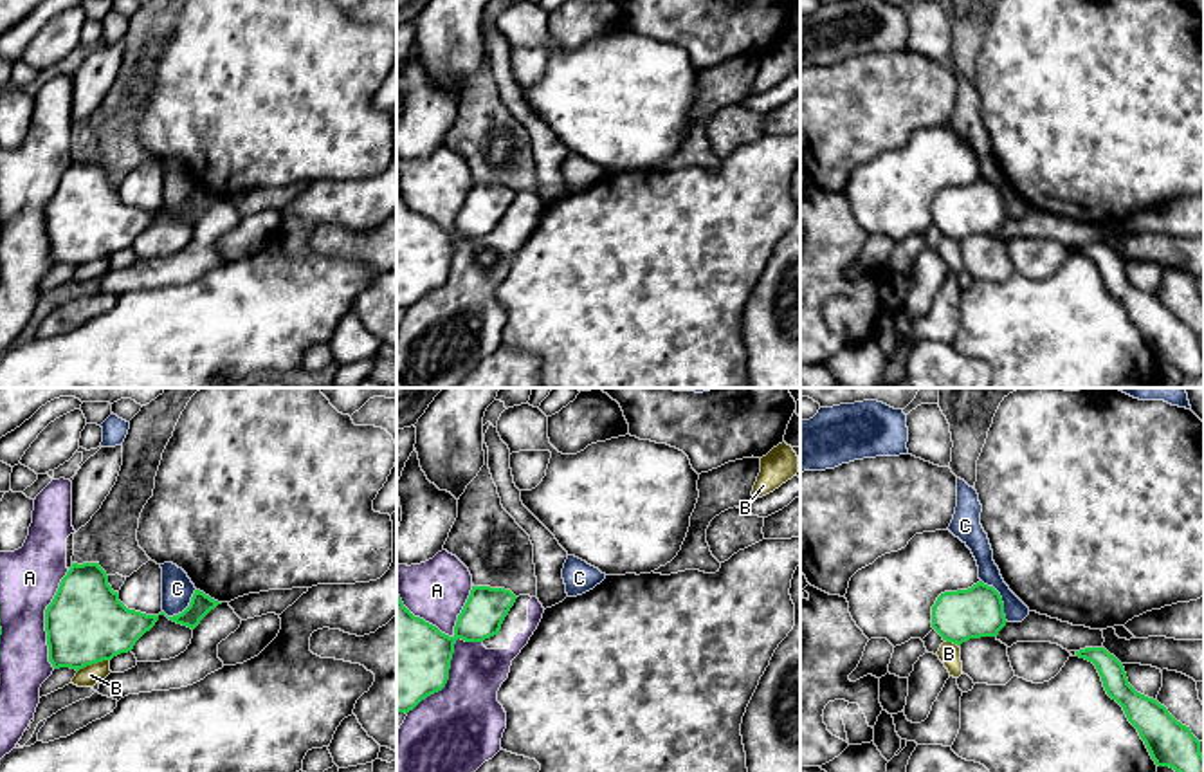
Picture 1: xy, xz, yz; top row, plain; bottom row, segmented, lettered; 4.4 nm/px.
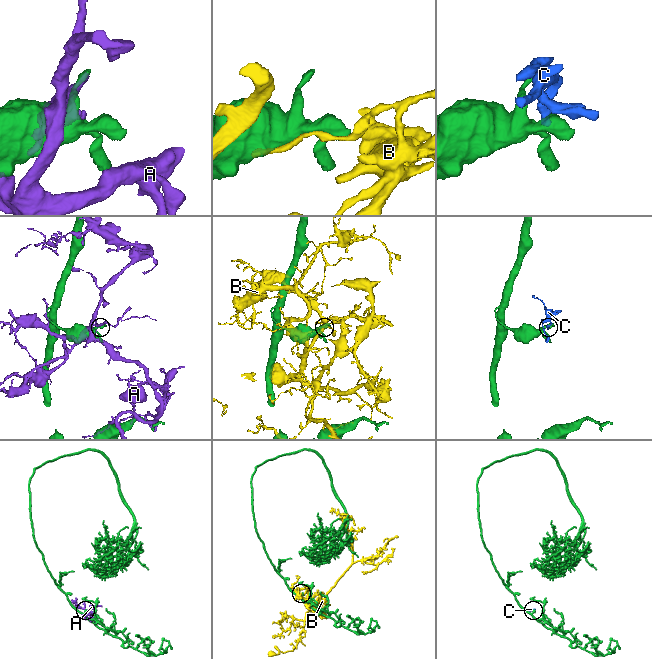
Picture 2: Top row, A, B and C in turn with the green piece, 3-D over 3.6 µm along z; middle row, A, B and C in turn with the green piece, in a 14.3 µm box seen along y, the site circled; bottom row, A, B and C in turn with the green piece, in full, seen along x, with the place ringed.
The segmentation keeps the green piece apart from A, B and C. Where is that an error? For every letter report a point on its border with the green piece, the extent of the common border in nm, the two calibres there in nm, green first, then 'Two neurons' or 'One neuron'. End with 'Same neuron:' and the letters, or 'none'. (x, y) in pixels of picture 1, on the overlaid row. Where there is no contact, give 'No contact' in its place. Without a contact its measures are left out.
A: Touches green at xz (444, 634). Shared border 340 nm. Thickness 420 nm (green) against 280 nm. Two neurons
B: Touches green at xy (92, 662). Shared border 160 nm. Thickness 360 nm (green) against 90 nm. Two neurons
C: Touches green at yz (1001, 599). Shared border 220 nm. Thickness 220 nm (green) against 100 nm. Two neurons
Same neuron: none

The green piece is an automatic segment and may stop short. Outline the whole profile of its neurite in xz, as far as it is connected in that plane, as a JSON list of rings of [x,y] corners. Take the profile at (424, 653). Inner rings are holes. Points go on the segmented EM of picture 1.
[[[472,586],[454,635],[449,637],[415,617],[397,590],[397,712],[407,714],[422,700],[442,691],[449,680],[456,640],[483,642],[497,635],[515,599],[505,588]]]

